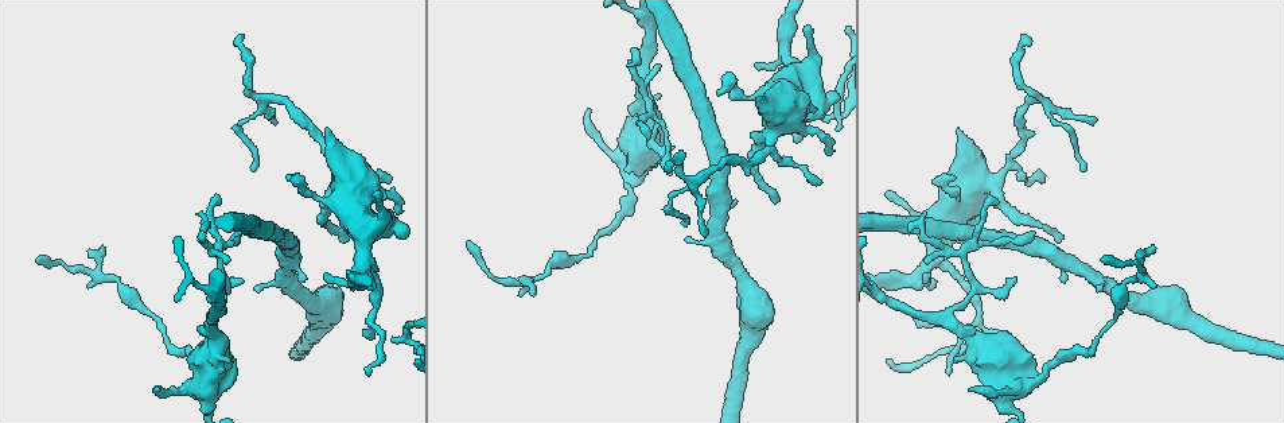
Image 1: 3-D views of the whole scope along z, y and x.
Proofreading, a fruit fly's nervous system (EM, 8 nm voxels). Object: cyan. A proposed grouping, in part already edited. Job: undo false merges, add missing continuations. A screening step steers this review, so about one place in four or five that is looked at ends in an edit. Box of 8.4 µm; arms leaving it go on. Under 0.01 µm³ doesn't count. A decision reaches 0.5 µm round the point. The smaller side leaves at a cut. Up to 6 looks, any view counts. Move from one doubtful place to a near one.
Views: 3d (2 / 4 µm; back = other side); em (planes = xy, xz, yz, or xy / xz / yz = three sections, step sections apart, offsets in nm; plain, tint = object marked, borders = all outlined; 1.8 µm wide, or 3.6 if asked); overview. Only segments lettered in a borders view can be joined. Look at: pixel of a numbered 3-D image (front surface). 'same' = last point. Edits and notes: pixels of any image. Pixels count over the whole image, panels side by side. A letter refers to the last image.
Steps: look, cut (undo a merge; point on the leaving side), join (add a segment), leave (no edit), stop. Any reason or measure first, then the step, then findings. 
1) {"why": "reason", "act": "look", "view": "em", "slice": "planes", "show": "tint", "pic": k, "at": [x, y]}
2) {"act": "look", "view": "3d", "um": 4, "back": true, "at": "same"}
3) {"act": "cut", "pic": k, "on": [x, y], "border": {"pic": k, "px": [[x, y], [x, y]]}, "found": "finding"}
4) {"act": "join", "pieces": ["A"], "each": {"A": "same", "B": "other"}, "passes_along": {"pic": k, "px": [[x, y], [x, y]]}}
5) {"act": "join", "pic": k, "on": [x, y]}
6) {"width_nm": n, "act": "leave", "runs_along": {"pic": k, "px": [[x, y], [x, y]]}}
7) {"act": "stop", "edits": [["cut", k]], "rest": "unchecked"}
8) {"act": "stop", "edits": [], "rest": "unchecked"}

{"why": "free end", "act": "look", "view": "3d", "um": 4, "back": true, "pic": 1, "at": [326, 127]}

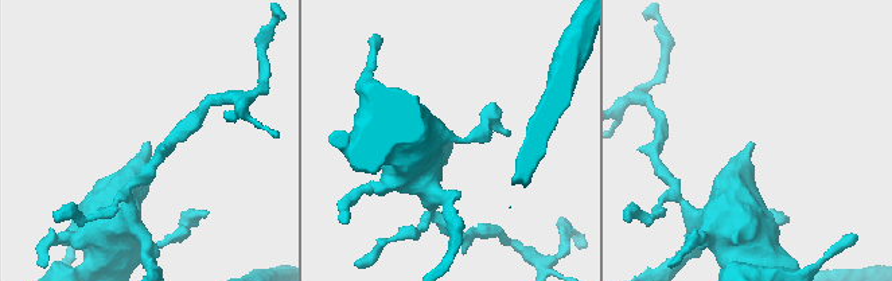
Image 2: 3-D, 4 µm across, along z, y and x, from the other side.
{"act": "look", "view": "em", "um": 3.6, "slice": "xz", "step": 16, "show": "tint", "pic": 2, "at": [751, 141]}

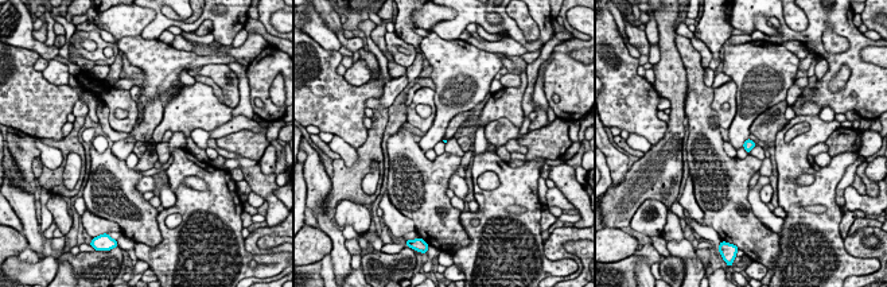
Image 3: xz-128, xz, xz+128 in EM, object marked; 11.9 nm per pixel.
{"why": "cut it another way", "act": "look", "view": "em", "um": 3.6, "slice": "planes", "show": "borders", "at": "same"}

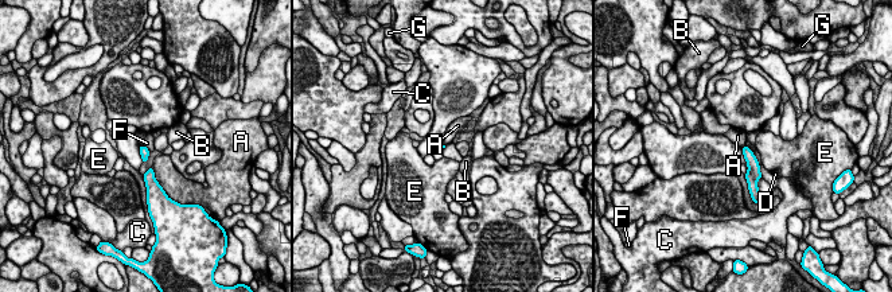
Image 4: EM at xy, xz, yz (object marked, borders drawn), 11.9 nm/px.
{"act": "leave", "each": {"A": "other", "B": "other", "C": "other", "D": "other", "E": "other", "F": "other", "G": "other"}, "border": {"pic": 4, "px": [[746, 144], [755, 156], [763, 176]]}, "found": "none of them fits"}

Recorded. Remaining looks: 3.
{"why": "an open end", "act": "look", "view": "3d", "um": 2, "pic": 1, "at": [1042, 184]}

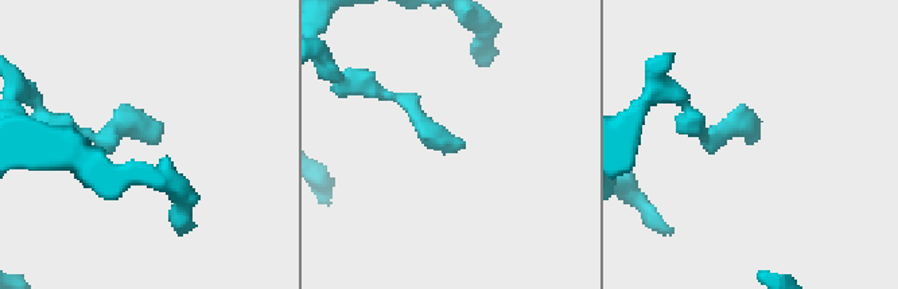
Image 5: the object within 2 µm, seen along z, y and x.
{"act": "look", "view": "em", "slice": "xy", "step": 16, "show": "borders", "pic": 5, "at": [754, 140]}

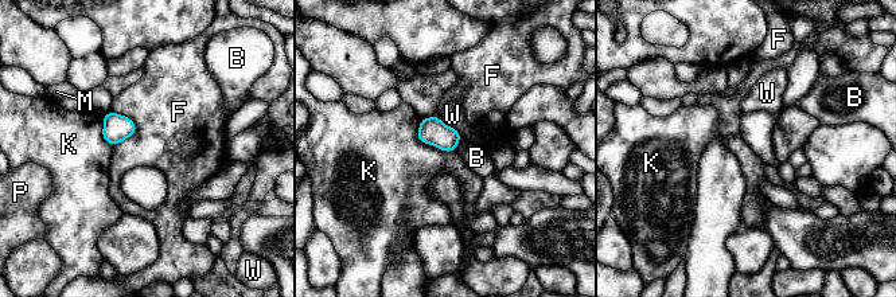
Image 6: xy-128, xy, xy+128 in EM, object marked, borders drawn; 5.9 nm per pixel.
{"why": "cut it another way", "act": "look", "view": "em", "slice": "planes", "show": "borders", "at": "same"}

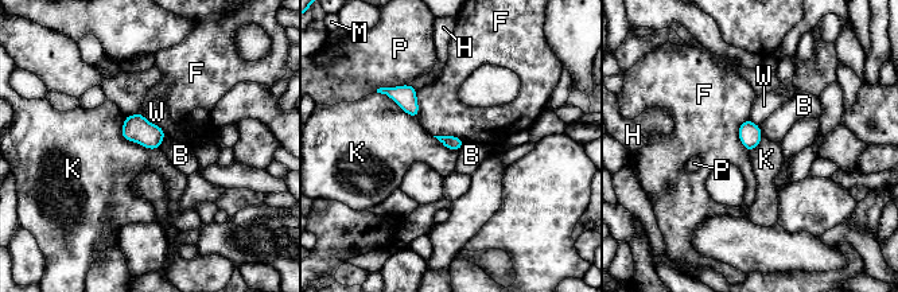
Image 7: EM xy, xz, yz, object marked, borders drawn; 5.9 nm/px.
{"width_nm": 90, "longest_contact_nm": ["K", 300], "act": "leave", "each": {"B": "other", "F": "other", "H": "other", "K": "other", "M": "other", "P": "other", "W": "other"}, "found": "none of them fits"}

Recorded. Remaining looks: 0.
{"act": "stop", "edits": [], "rest": "unchecked"}

